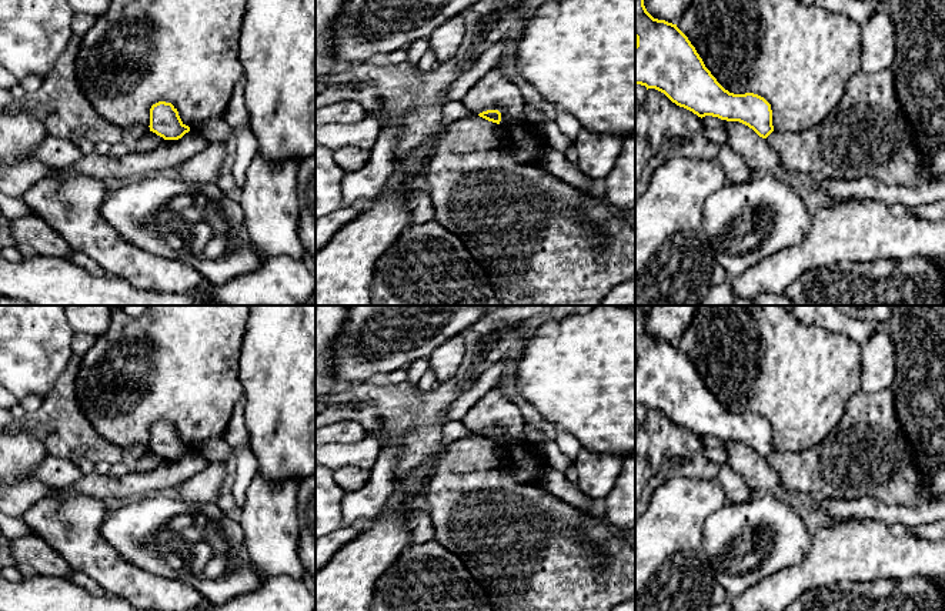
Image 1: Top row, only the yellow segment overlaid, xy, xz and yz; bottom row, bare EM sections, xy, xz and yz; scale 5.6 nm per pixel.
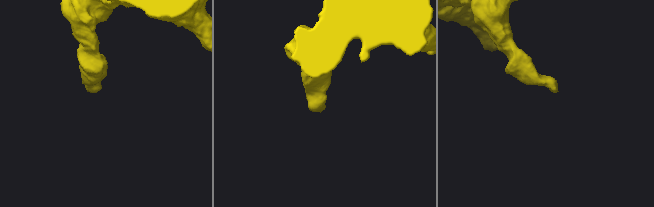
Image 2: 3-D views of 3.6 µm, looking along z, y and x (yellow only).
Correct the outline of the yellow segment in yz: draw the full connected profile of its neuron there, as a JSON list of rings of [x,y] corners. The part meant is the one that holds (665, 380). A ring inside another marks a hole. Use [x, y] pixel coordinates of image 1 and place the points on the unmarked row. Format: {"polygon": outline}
{"polygon": [[[635,306],[635,404],[664,413],[672,423],[698,437],[712,435],[727,441],[739,441],[767,458],[772,451],[771,424],[754,413],[734,414],[725,410],[677,344],[654,338],[644,325],[644,306]]]}

